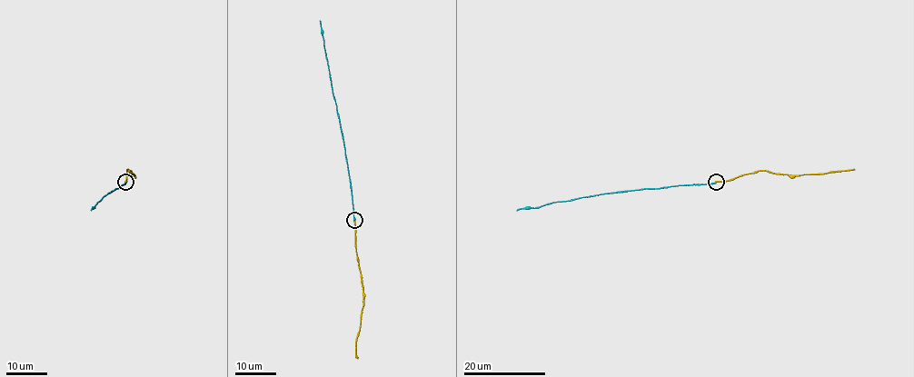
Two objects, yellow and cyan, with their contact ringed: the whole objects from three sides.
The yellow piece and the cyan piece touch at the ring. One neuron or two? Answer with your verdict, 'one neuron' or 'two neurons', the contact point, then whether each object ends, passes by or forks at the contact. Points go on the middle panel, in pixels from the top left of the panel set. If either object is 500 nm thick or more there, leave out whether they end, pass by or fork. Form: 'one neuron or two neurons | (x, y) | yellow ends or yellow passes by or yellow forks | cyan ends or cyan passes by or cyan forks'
two neurons | (354, 220) | yellow ends | cyan ends

